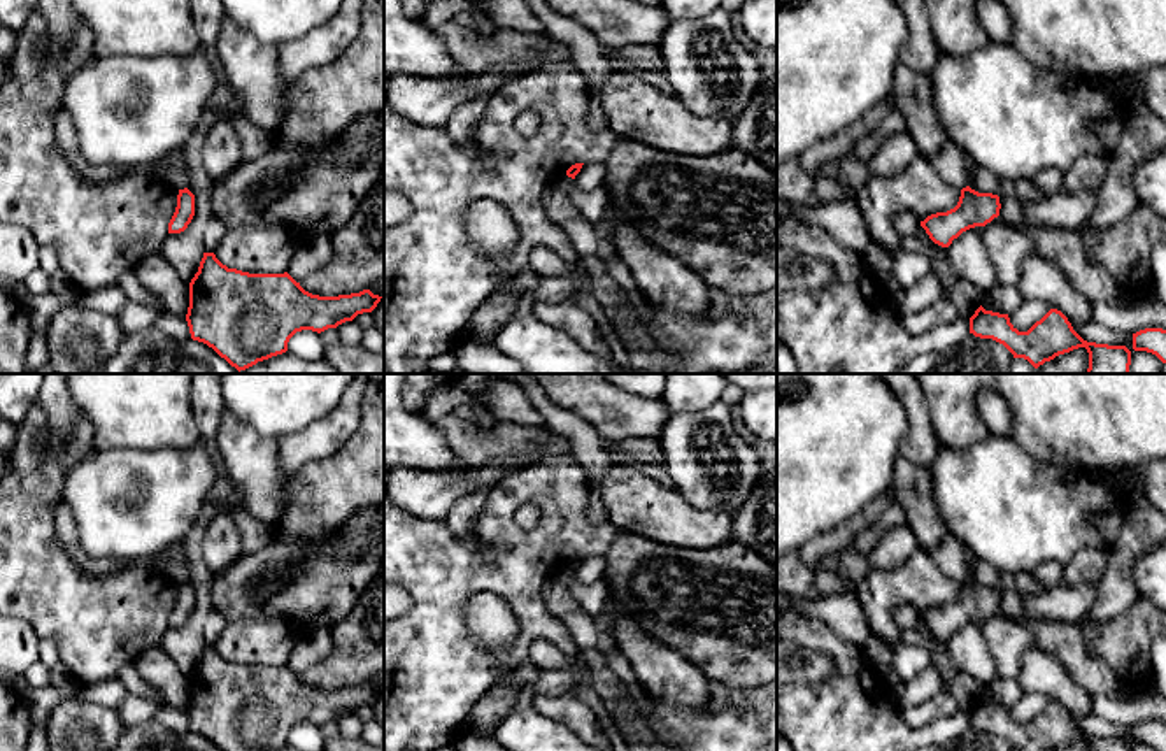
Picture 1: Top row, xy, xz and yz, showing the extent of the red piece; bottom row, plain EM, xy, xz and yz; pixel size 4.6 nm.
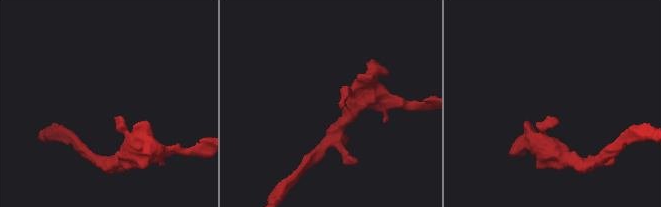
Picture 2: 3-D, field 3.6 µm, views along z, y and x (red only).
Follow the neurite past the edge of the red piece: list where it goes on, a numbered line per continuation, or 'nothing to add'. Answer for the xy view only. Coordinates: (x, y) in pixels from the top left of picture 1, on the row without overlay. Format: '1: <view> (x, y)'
nothing to add

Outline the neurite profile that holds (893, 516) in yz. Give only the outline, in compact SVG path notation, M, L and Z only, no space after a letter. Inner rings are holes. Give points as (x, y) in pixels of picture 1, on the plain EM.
M892 502L877 523L870 525L852 539L850 549L868 554L889 530L899 525L906 525L906 516L901 505Z

